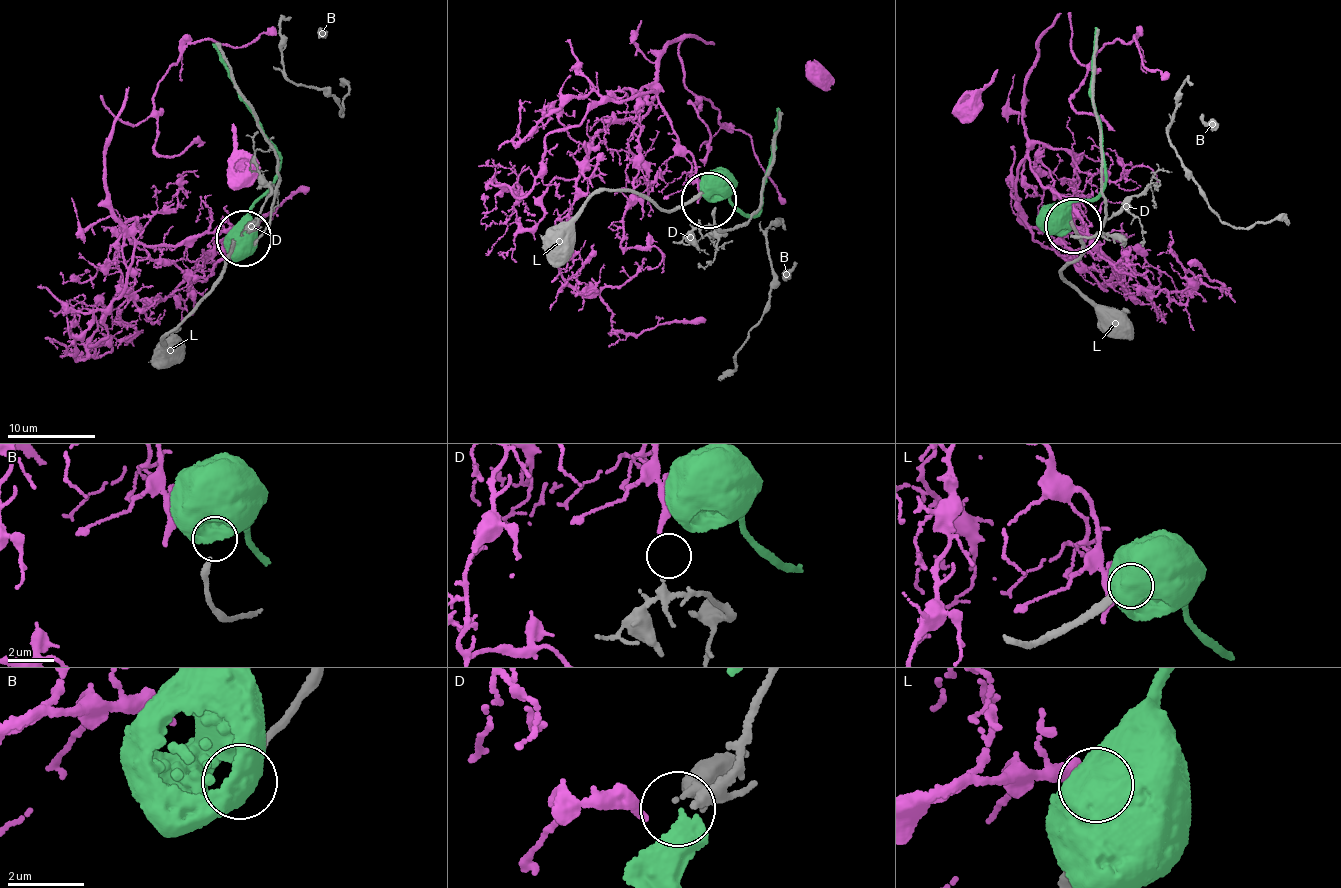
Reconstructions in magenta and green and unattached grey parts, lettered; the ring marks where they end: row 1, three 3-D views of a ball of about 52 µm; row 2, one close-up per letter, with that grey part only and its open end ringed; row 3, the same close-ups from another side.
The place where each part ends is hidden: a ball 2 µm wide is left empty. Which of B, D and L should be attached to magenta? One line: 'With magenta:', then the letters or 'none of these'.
With magenta: D

